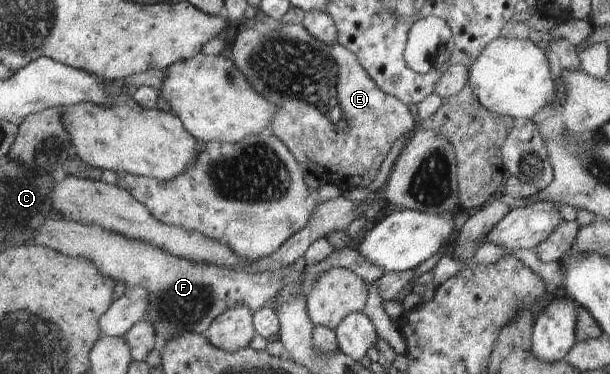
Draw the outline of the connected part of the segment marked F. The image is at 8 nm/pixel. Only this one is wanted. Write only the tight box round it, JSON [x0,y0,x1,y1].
[31,220,283,345]

